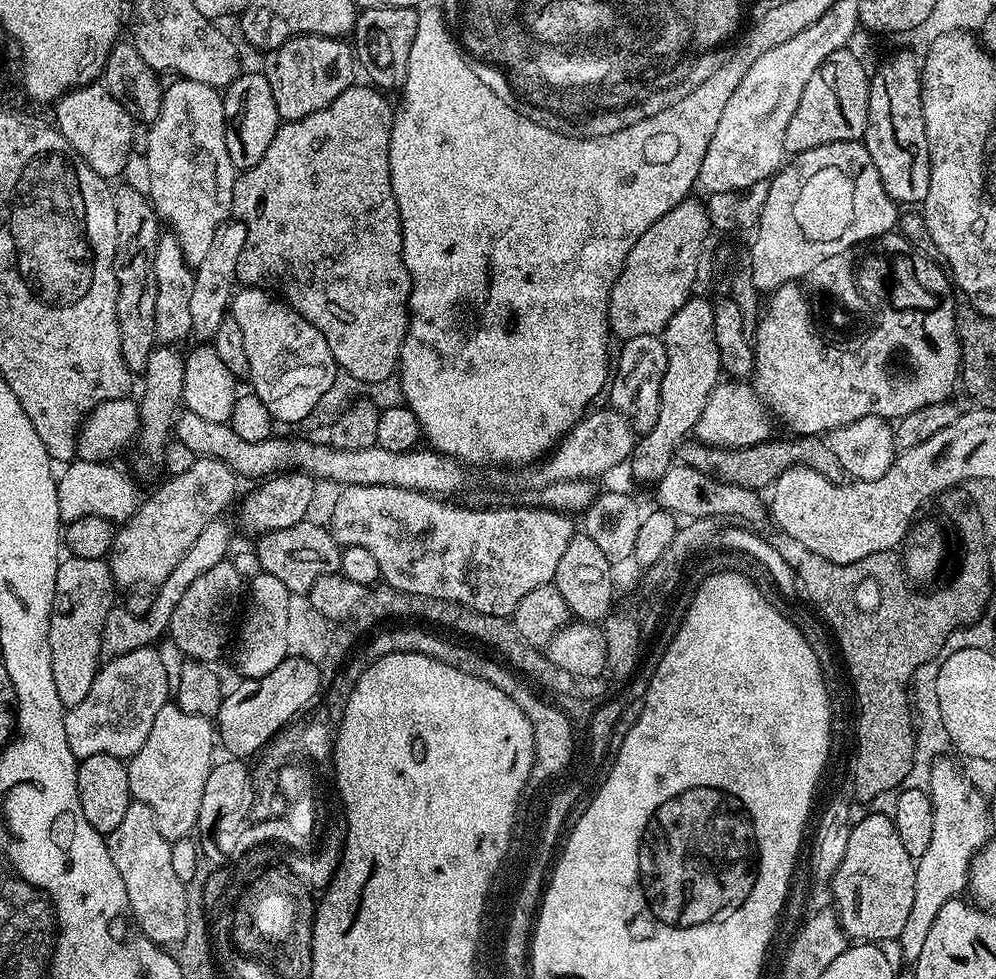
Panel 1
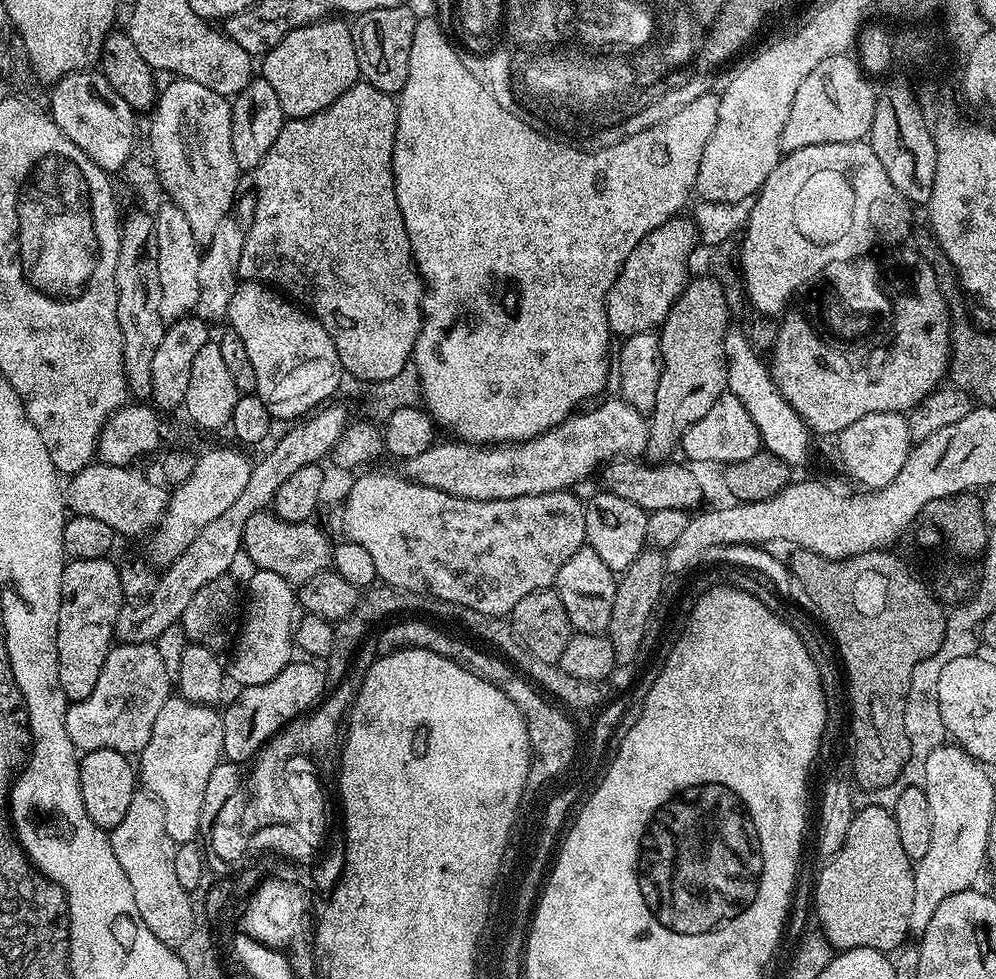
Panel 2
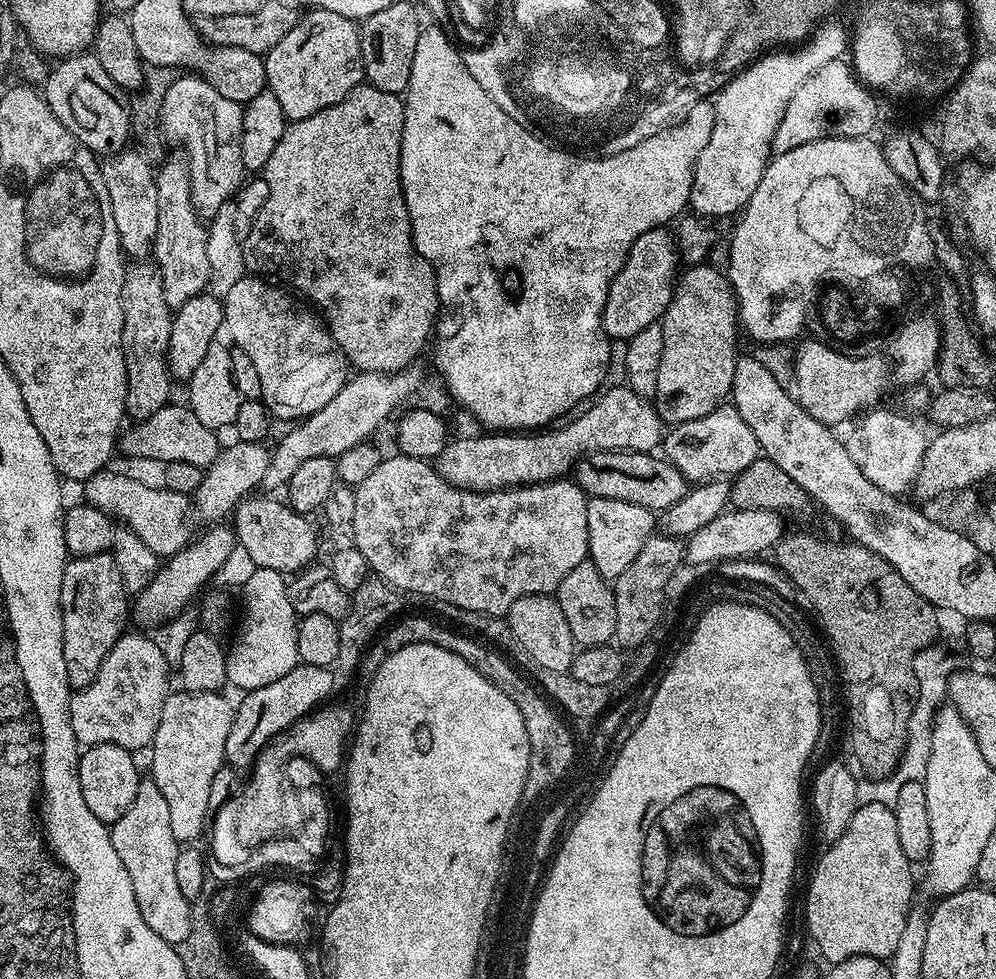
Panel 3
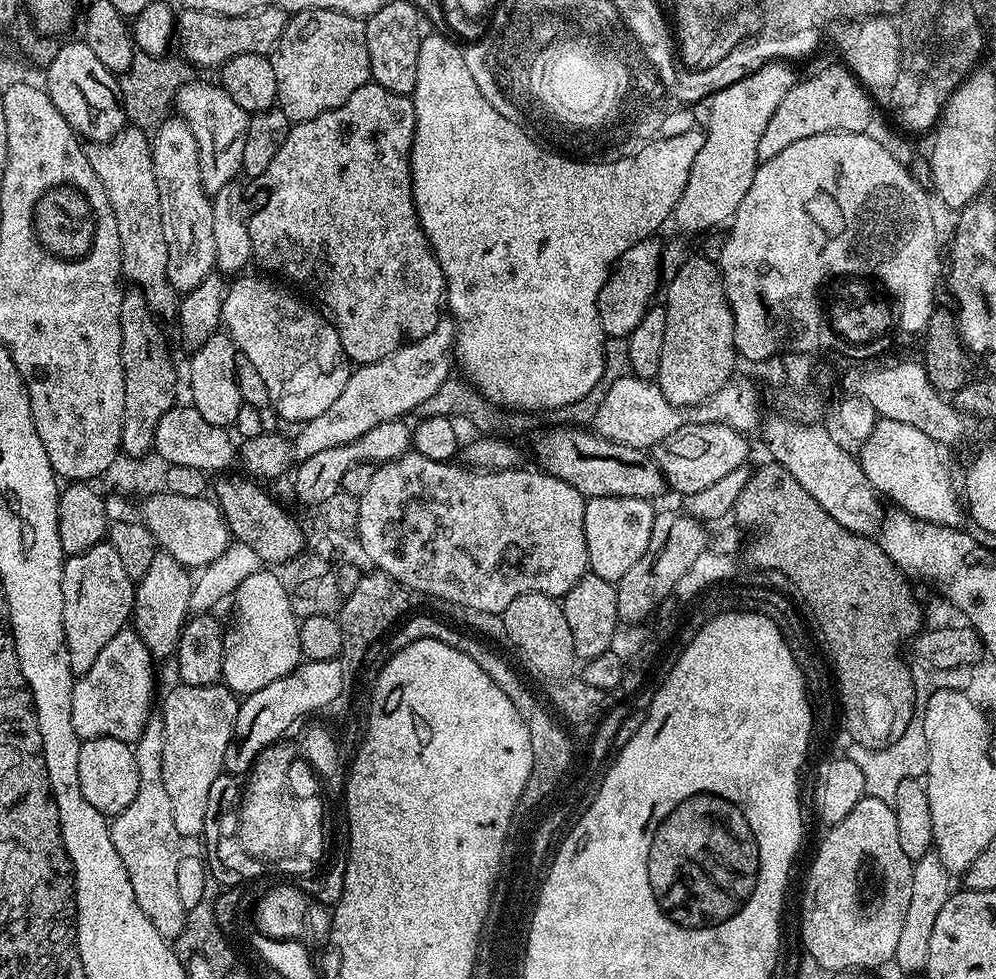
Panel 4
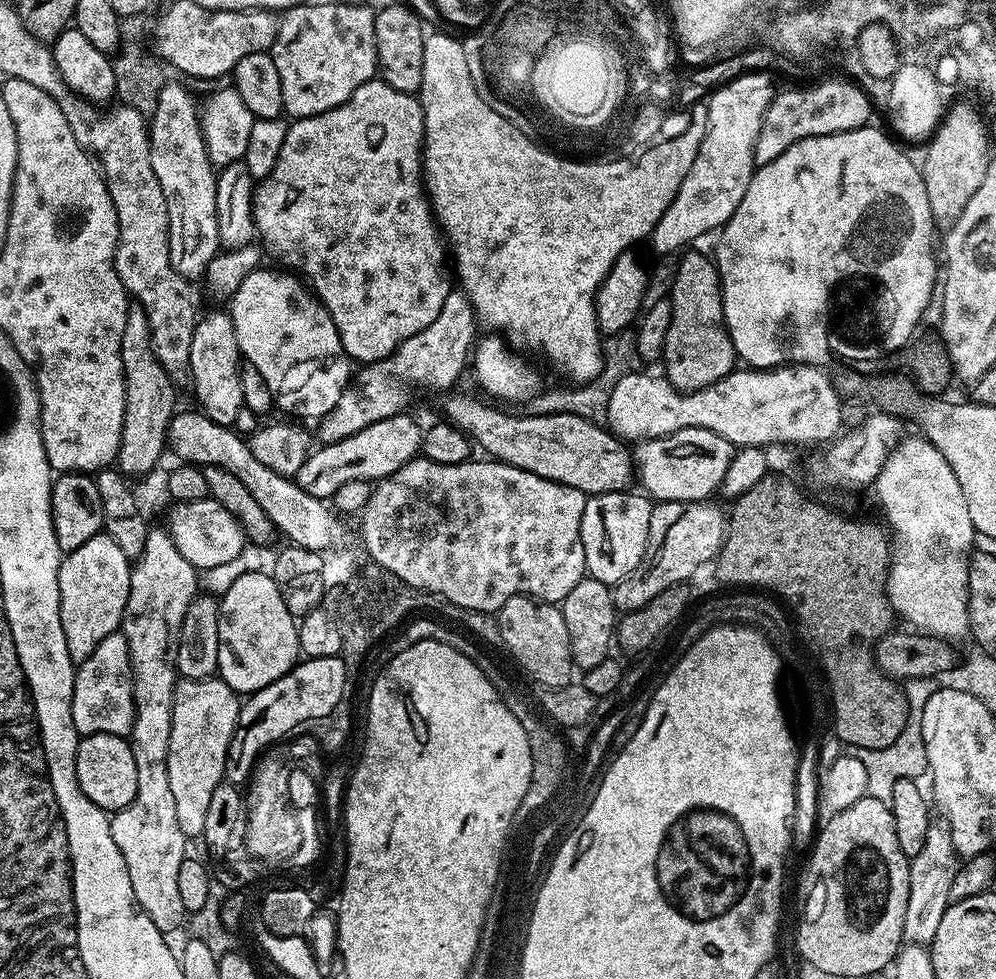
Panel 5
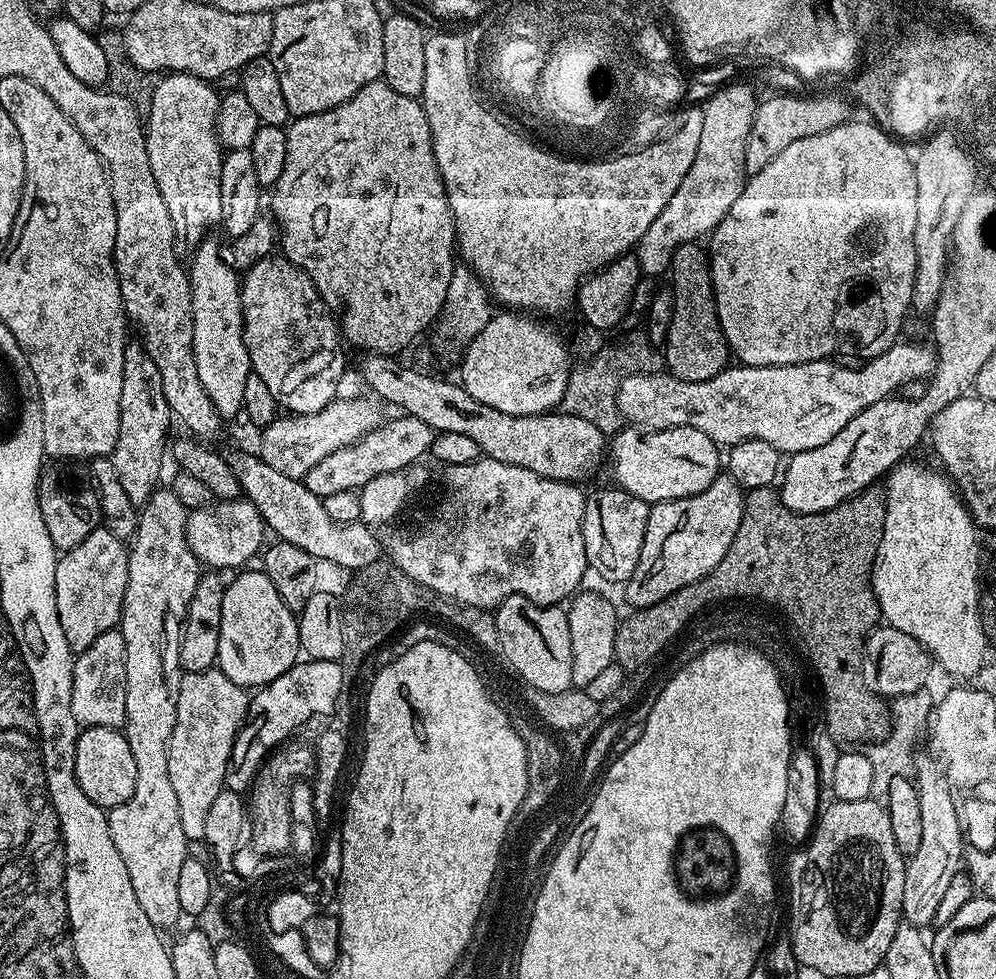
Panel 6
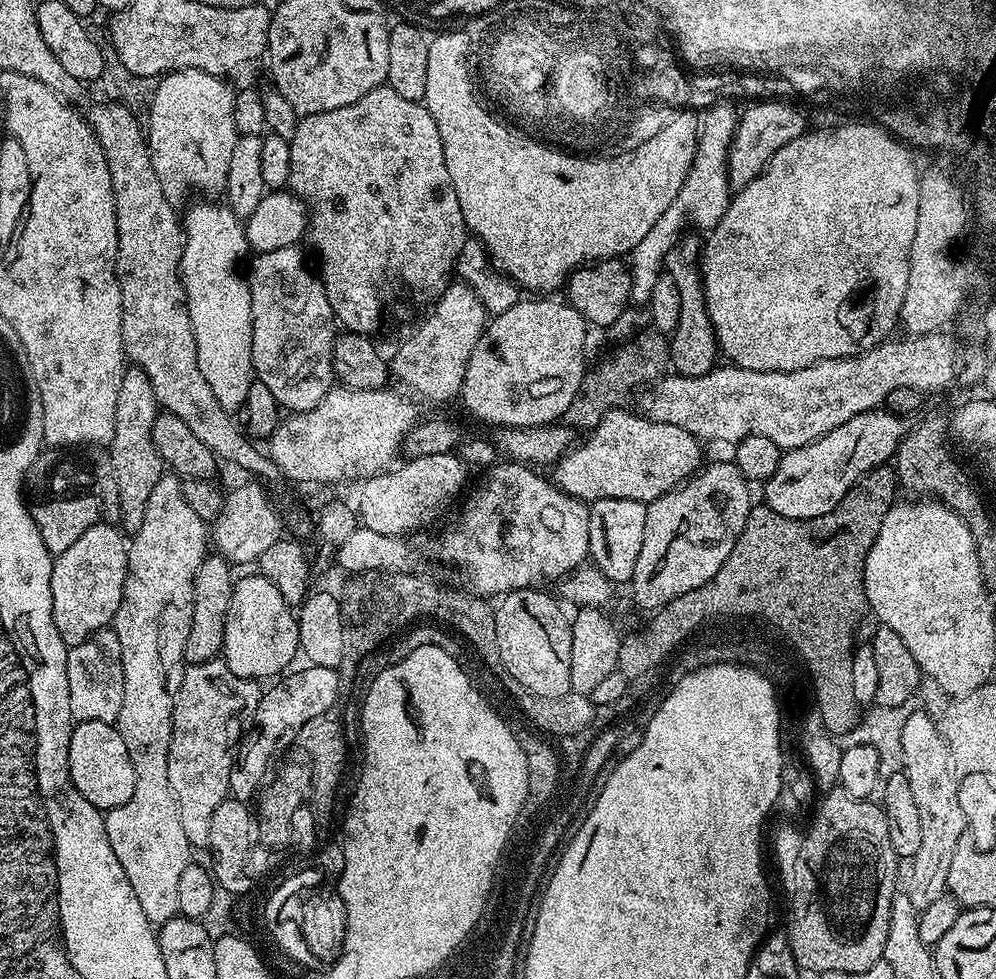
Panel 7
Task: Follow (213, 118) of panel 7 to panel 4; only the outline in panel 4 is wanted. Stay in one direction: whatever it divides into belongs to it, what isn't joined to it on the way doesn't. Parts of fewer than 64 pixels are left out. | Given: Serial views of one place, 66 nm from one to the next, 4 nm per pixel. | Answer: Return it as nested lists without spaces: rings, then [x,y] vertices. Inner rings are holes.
[[[166,118],[160,123],[160,127],[156,129],[154,135],[151,137],[150,143],[152,146],[152,161],[154,162],[154,179],[158,181],[158,194],[160,195],[160,205],[162,206],[162,234],[166,234],[168,282],[176,287],[177,292],[183,294],[194,290],[194,286],[198,286],[198,282],[202,282],[207,276],[213,275],[214,269],[216,268],[216,255],[214,254],[214,210],[212,209],[210,193],[202,186],[202,170],[198,162],[198,142],[194,142],[194,134],[190,130],[190,126],[182,119]]]

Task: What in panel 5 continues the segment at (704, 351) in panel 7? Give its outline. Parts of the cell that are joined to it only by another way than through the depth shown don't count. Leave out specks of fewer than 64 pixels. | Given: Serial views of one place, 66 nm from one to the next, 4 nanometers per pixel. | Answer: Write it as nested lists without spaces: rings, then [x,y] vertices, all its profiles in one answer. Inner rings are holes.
[[[688,250],[679,257],[670,299],[670,330],[666,330],[666,346],[662,357],[663,375],[679,392],[702,390],[737,367],[738,357],[734,342],[724,325],[724,307],[720,293],[720,275],[711,255]]]

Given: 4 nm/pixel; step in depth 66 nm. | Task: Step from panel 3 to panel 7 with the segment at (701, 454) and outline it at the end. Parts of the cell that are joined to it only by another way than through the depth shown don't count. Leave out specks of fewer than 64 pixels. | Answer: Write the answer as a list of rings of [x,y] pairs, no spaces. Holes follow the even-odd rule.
[[[617,406],[607,412],[585,435],[588,437],[569,448],[551,469],[556,487],[568,496],[585,502],[598,499],[651,502],[699,473],[702,444],[697,437],[678,426],[647,420],[639,411],[623,412],[622,409]]]

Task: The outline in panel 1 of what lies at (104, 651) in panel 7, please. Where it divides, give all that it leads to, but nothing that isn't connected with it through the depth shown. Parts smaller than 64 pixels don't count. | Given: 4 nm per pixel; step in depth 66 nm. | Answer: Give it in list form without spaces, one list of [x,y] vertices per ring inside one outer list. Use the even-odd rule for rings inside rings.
[[[152,646],[131,650],[101,663],[90,694],[86,694],[78,706],[67,709],[66,742],[70,742],[70,750],[78,758],[110,754],[127,761],[142,750],[142,742],[150,735],[158,710],[169,700],[170,689],[159,651]]]

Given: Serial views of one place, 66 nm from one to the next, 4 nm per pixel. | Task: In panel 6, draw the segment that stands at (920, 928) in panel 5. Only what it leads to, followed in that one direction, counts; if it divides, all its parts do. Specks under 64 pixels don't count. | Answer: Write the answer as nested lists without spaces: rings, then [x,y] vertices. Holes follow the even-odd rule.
[[[931,755],[922,756],[914,764],[914,783],[918,790],[918,806],[922,810],[922,842],[904,865],[906,886],[902,890],[902,910],[907,923],[928,926],[932,924],[934,914],[938,914],[938,906],[950,881],[961,875],[966,841],[947,774]]]

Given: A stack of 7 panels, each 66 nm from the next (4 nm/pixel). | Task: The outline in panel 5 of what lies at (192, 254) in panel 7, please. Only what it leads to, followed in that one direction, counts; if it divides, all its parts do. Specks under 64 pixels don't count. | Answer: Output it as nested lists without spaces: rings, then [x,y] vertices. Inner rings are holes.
[[[227,311],[201,315],[196,321],[194,342],[190,342],[190,388],[196,391],[199,411],[219,424],[235,425],[238,410],[244,408],[240,370],[242,357],[238,338],[234,334],[234,322]]]

